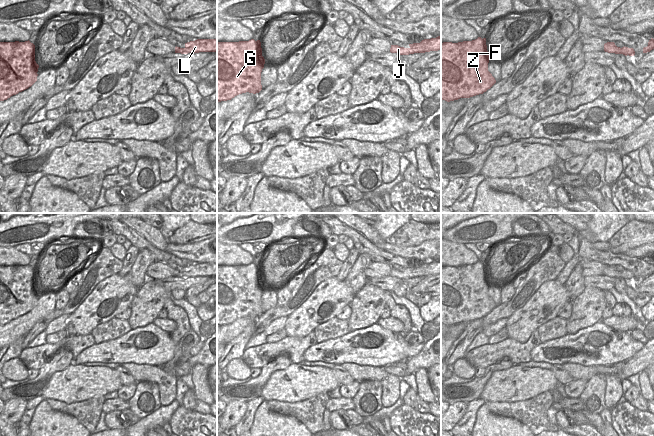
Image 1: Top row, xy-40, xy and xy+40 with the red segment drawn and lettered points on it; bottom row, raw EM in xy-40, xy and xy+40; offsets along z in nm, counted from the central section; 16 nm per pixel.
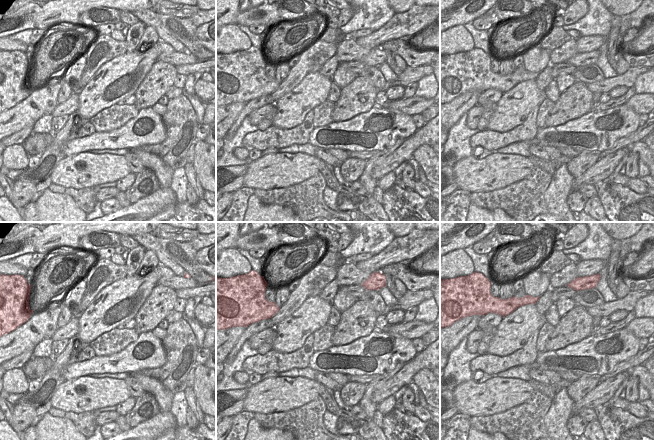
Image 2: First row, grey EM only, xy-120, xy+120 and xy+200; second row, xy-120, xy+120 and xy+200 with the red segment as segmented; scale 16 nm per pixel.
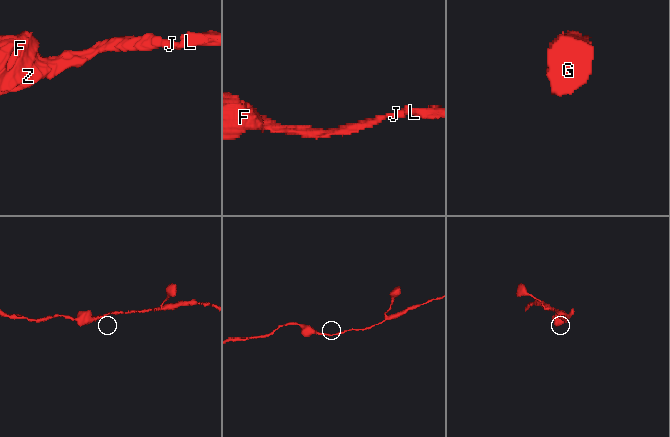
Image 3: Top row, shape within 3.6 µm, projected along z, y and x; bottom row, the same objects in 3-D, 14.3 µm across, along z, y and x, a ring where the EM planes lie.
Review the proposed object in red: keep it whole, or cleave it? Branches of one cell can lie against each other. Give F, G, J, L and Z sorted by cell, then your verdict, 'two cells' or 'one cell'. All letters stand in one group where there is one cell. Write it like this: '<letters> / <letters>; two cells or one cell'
F G J L Z; one cell

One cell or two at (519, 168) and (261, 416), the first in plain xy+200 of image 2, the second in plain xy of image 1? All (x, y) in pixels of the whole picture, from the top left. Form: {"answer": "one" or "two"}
{"answer": "one"}

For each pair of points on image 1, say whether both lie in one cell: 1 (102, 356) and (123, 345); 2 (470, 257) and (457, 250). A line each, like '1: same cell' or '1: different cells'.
1: same cell
2: same cell

